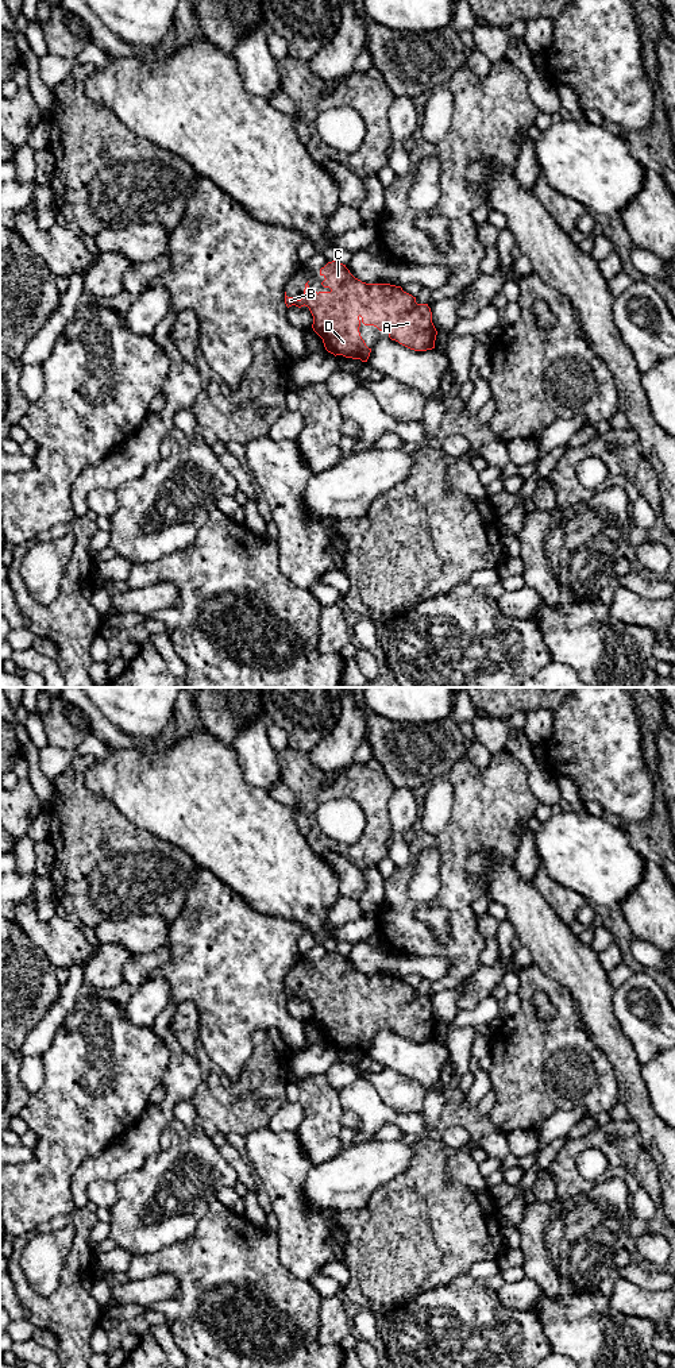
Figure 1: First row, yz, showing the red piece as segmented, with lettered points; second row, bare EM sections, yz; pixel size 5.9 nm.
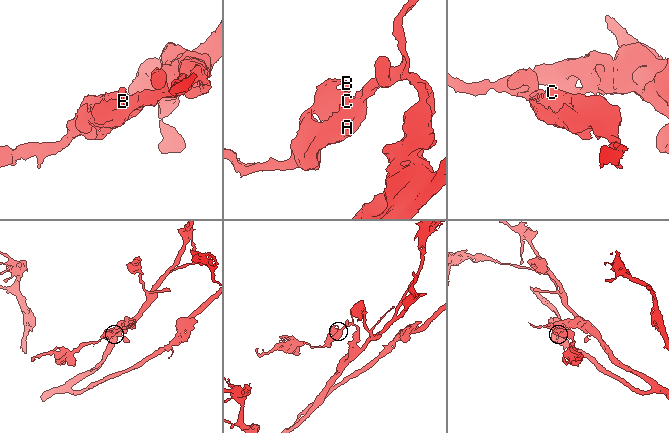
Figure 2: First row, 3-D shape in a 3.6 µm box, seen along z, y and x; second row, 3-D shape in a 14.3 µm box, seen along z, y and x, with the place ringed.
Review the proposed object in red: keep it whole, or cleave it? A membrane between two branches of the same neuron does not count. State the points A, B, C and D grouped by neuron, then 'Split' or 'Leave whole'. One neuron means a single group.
Groups: A B C D. Leave whole

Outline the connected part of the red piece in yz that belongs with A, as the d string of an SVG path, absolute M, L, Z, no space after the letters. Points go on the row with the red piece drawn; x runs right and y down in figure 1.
M336 259L328 262L324 267L320 269L320 275L325 280L321 282L324 288L329 288L329 292L312 292L308 282L305 284L304 297L297 300L294 297L288 297L285 292L285 304L286 307L296 305L298 308L308 307L313 316L313 331L323 339L324 347L328 352L336 355L343 355L346 358L360 359L367 362L371 348L369 348L364 340L360 336L359 327L363 323L364 325L374 325L379 331L386 330L392 340L398 342L400 344L414 350L414 351L427 351L435 348L435 340L437 331L432 323L432 312L428 304L417 304L416 297L402 290L401 286L390 284L366 284L355 278L346 265L338 262Z

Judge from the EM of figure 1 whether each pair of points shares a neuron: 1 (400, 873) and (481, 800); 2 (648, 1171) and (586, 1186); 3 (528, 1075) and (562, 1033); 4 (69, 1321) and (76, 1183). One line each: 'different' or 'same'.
1: same
2: same
3: same
4: different

